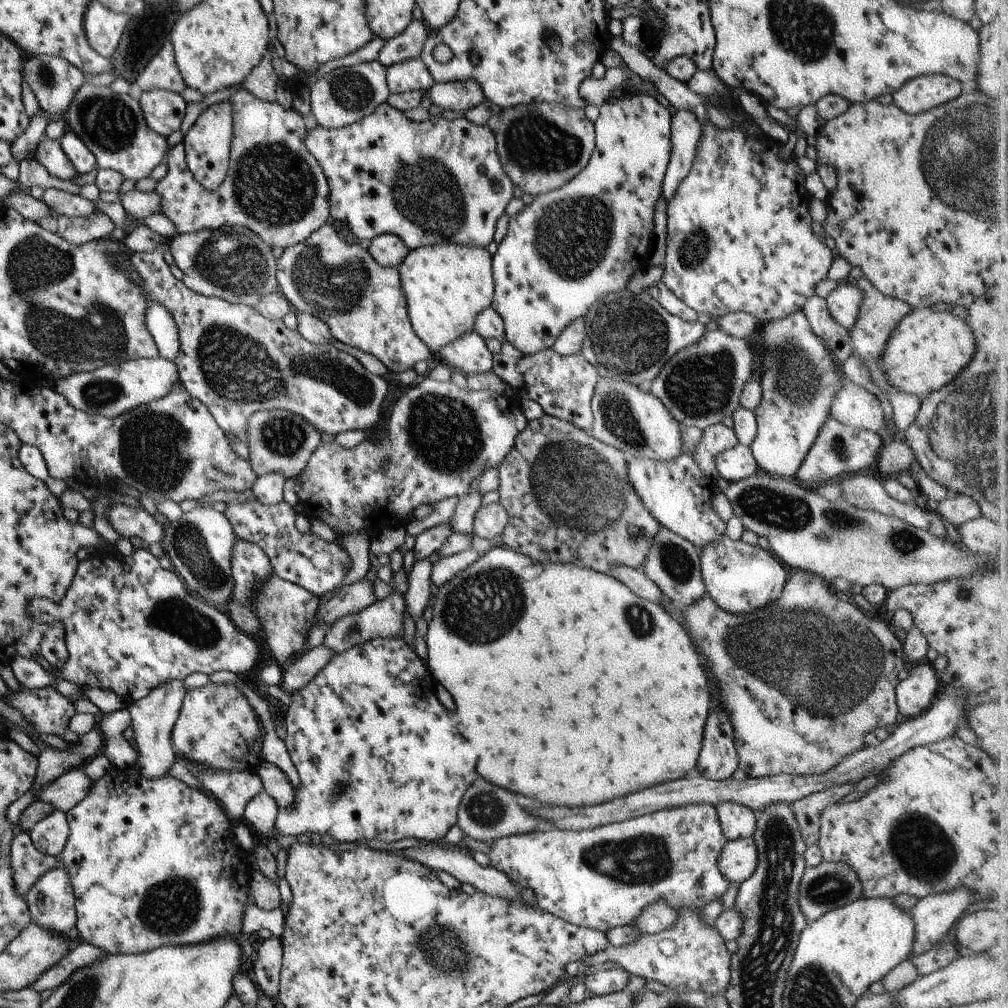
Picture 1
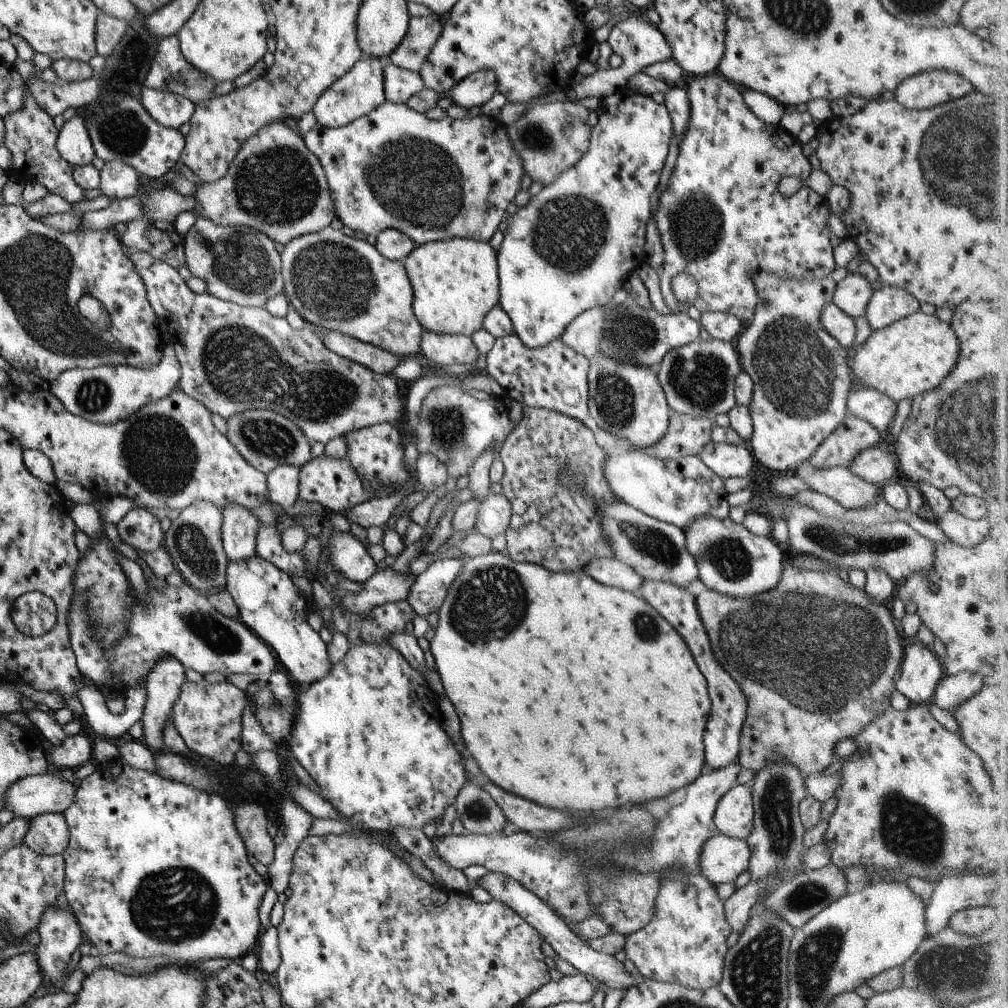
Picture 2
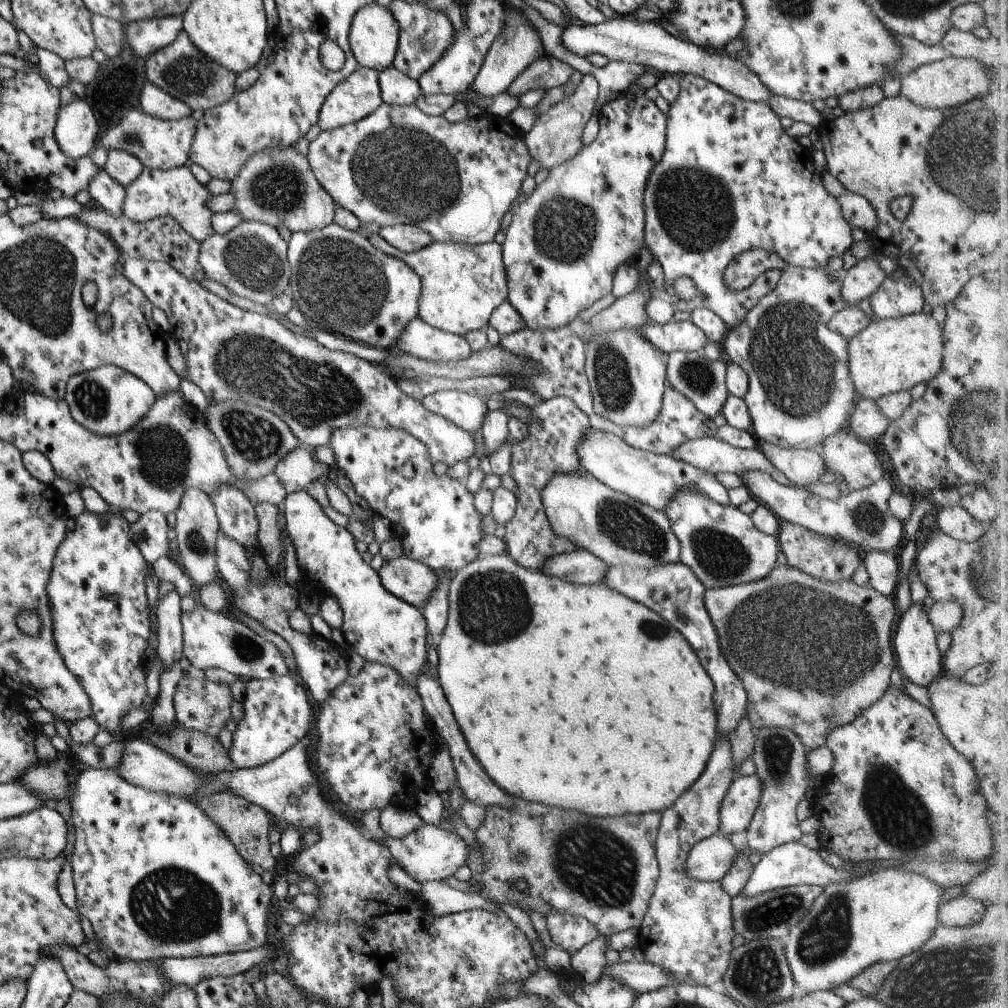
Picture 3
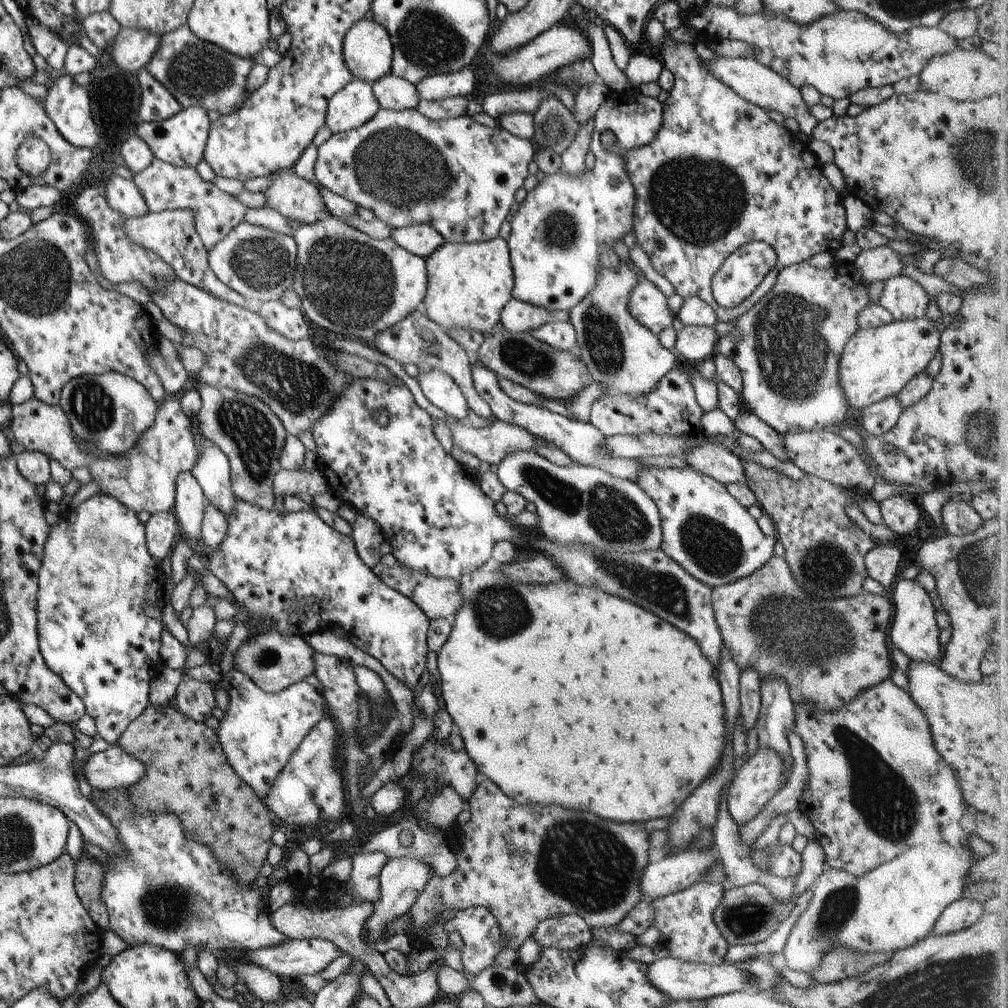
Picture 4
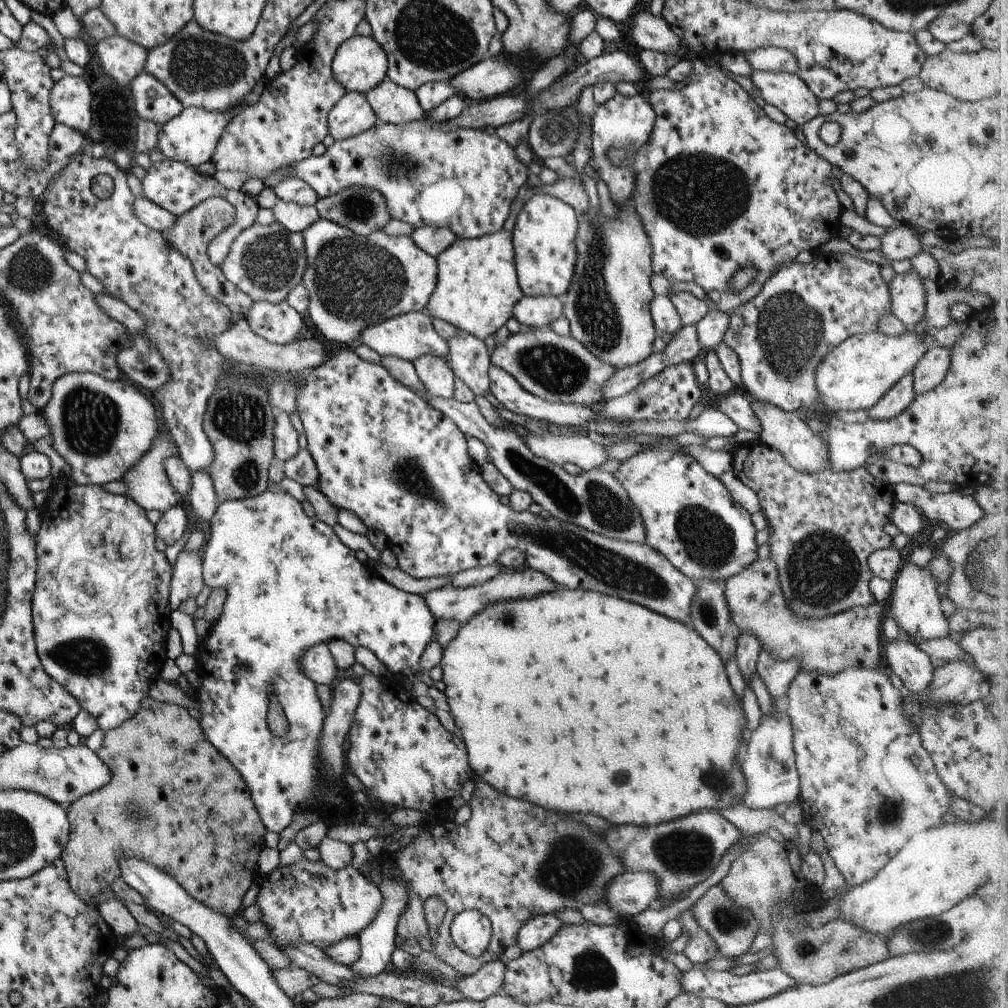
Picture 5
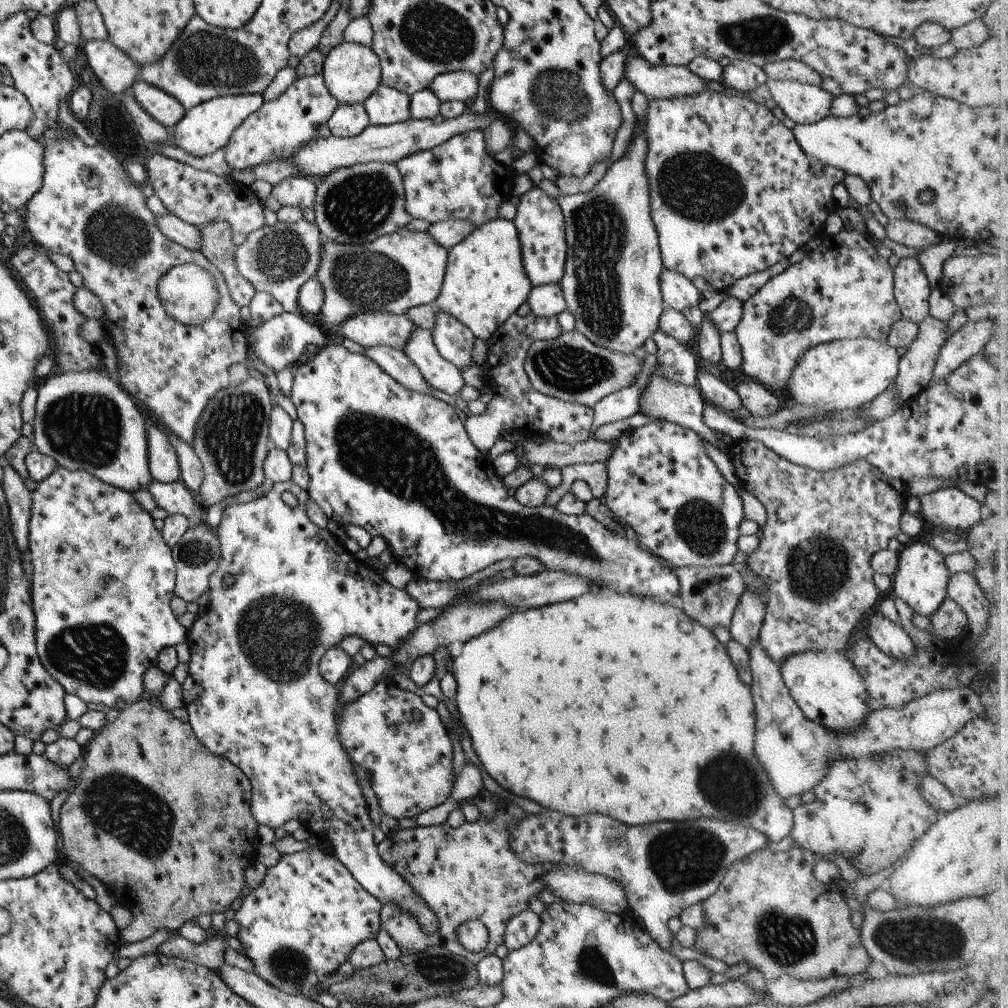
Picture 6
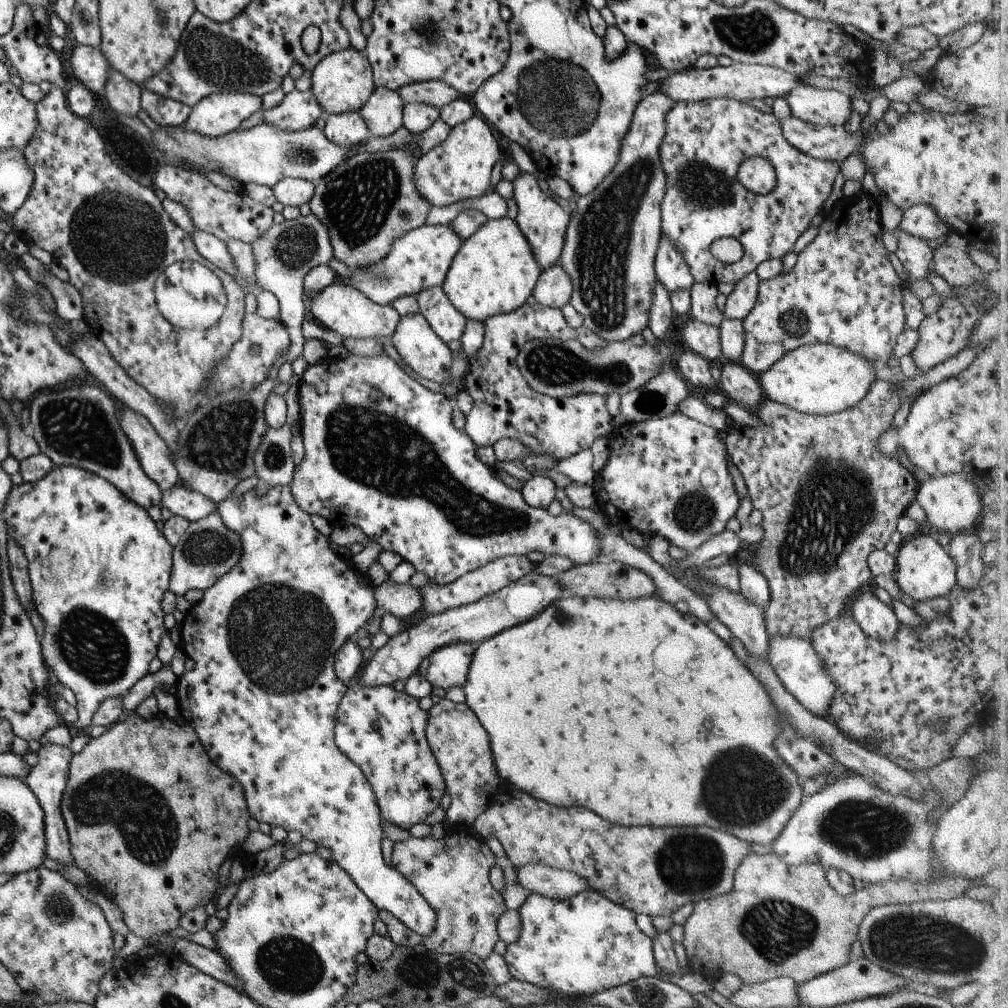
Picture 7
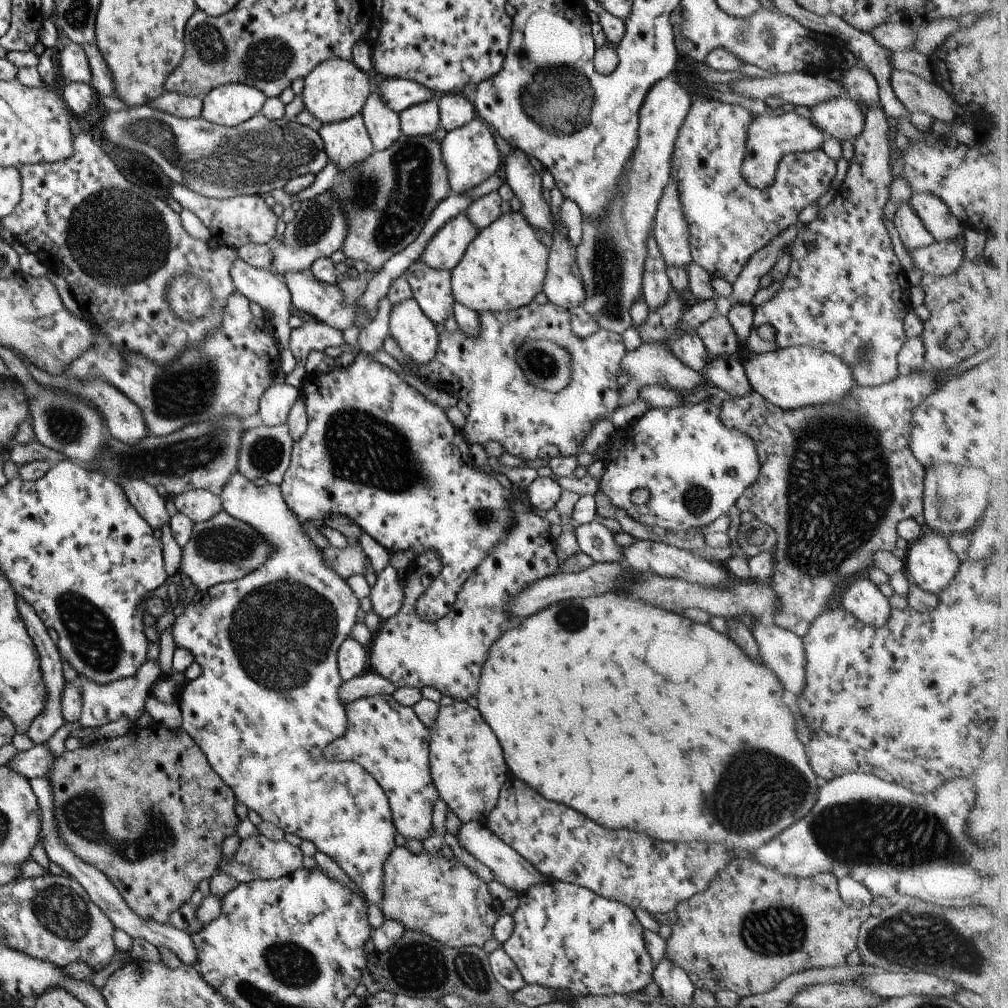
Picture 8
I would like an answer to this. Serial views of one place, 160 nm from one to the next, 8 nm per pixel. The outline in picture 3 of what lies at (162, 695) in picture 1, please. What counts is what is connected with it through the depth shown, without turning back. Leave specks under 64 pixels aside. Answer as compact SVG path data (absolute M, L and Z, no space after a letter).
M175 590L166 594L155 606L155 622L157 634L153 636L157 656L163 660L165 666L172 666L182 655L182 628L179 609L179 595Z

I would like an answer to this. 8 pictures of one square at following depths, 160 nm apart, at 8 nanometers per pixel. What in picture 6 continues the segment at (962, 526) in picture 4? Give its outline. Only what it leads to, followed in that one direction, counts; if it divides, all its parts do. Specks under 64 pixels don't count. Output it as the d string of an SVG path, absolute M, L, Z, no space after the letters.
M947 486L929 494L915 496L920 505L919 516L933 526L959 534L967 532L985 514L979 497L969 498L959 487Z

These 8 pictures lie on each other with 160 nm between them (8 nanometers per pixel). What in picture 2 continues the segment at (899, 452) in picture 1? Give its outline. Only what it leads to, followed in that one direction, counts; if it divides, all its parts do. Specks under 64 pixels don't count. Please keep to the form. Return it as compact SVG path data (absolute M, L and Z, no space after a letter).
M890 446L864 448L848 464L851 473L866 483L881 486L898 478L896 459Z

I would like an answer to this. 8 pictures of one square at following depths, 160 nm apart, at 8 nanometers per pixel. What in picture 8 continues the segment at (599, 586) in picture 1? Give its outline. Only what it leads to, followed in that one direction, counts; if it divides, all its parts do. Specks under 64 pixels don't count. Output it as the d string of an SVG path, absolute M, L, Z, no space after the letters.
M608 593L561 600L510 625L489 646L474 697L481 719L503 748L506 768L543 798L561 802L605 828L629 828L665 842L721 843L729 849L752 851L804 817L815 804L819 788L805 757L804 744L797 738L794 715L781 700L783 690L769 668L746 655L726 634L713 630L708 623L696 623L643 600Z

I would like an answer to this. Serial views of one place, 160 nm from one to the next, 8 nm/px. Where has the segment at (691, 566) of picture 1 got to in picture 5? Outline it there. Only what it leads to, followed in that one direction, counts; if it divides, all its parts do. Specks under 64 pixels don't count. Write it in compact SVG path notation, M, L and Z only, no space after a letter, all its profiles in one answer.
M382 356L380 365L393 380L423 395L426 403L453 421L463 434L481 440L485 445L495 468L511 483L514 489L527 491L532 502L547 510L550 516L564 523L573 523L585 530L630 543L644 542L644 528L641 517L629 500L625 489L607 471L591 469L577 476L571 476L560 466L536 457L528 446L510 429L496 429L489 425L479 413L473 401L460 403L453 397L446 399L430 395L418 379L412 362L396 356Z

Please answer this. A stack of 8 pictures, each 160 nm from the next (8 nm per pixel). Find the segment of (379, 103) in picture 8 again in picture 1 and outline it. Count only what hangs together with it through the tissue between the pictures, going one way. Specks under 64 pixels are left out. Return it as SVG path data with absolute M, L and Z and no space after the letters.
M409 59L392 64L385 69L386 85L390 93L405 91L427 91L433 84L421 59Z

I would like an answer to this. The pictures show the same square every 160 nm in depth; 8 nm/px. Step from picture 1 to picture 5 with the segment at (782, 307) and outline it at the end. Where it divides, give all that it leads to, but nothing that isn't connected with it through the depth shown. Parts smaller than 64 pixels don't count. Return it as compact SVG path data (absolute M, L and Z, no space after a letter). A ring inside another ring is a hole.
M645 9L635 13L628 24L629 38L642 49L651 49L657 52L669 54L671 51L677 51L680 54L679 39L667 28L665 21L661 16L655 16ZM692 53L691 55L680 56L681 59L692 62L692 71L689 74L691 81L679 90L650 90L647 102L653 109L655 120L645 144L634 153L629 153L623 149L609 149L606 155L611 164L629 167L634 172L634 188L630 198L650 240L653 274L663 276L670 284L674 282L694 282L703 290L707 298L710 298L716 304L720 311L729 315L737 306L754 297L760 291L761 285L771 276L771 271L777 264L795 258L795 255L803 252L803 250L818 253L821 244L839 236L841 227L839 216L843 208L839 205L833 186L831 186L831 165L801 143L795 137L790 124L782 125L769 119L763 109L753 101L753 96L741 89L734 79L721 74L719 66L707 66L706 58L697 58ZM745 267L753 267L755 269L754 276L745 287L735 290L730 286L731 280L738 269L744 269Z

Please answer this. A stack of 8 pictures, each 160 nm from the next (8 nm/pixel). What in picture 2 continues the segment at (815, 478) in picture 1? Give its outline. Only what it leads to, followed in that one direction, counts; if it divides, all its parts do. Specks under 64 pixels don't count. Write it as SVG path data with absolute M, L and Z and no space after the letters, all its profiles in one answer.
M846 414L837 428L815 449L808 462L819 468L848 466L859 451L880 445L879 435L866 420Z

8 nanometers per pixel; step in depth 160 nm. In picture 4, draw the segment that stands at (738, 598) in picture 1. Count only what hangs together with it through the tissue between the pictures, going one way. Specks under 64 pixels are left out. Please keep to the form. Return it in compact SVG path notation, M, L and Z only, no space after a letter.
M643 467L634 482L657 507L661 529L659 549L710 589L749 576L773 555L775 537L766 537L747 508L714 478L691 467Z

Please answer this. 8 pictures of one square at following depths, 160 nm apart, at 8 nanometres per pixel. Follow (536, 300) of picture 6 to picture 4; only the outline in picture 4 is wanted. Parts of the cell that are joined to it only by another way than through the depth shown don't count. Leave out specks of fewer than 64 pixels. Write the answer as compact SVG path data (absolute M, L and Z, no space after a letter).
M509 299L499 313L502 328L513 334L532 331L545 323L567 321L568 310L548 309L517 299Z

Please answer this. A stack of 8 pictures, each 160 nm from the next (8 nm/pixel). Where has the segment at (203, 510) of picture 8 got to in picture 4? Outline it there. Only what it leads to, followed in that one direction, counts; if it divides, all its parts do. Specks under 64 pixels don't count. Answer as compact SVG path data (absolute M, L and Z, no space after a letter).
M32 396L23 403L11 404L10 409L12 416L9 428L14 434L15 440L12 442L9 439L9 444L10 450L14 455L21 451L39 451L41 454L47 454L47 456L57 460L65 470L71 471L73 468L85 467L89 470L92 480L98 484L100 494L112 496L134 513L145 510L145 512L149 512L152 515L153 513L171 511L174 505L174 482L176 476L180 472L190 472L191 467L197 462L196 458L201 450L192 439L200 432L199 430L196 430L195 433L192 432L193 426L191 424L194 420L183 414L177 400L163 401L157 407L153 424L149 425L149 428L141 434L126 453L122 453L119 456L102 453L93 446L75 439L74 434L70 431L67 417L58 404L49 406L39 402Z

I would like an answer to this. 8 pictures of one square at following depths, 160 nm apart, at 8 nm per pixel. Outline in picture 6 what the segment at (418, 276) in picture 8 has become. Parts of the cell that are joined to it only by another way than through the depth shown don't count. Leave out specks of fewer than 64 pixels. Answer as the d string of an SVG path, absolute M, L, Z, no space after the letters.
M435 311L435 324L429 331L433 345L443 360L453 364L459 372L472 362L473 334L461 322L445 312Z

